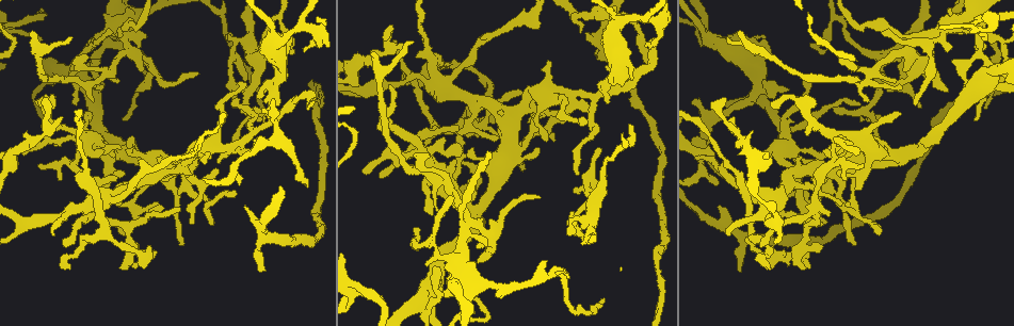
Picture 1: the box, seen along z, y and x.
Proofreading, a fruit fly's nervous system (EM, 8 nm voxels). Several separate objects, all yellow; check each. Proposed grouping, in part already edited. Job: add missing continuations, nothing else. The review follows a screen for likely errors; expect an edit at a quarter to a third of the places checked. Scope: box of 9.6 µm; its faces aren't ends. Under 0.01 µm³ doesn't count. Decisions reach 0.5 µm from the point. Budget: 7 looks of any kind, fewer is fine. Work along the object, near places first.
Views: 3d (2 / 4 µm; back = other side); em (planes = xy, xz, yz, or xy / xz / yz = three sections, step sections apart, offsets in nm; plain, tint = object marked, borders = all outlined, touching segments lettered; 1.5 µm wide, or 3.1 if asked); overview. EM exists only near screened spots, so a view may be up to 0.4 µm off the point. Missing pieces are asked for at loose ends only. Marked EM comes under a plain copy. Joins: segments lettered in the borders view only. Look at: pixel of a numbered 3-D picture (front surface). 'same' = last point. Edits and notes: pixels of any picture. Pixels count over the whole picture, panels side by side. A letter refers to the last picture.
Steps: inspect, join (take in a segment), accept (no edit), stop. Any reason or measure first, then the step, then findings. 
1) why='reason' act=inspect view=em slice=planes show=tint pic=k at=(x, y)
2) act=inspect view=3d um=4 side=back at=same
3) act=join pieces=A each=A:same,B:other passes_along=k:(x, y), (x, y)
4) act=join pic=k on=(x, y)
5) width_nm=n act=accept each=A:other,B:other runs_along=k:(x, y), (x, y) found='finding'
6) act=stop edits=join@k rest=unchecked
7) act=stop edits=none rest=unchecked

act=inspect view=em slice=xy step=4 show=borders pic=1 at=(233, 141)

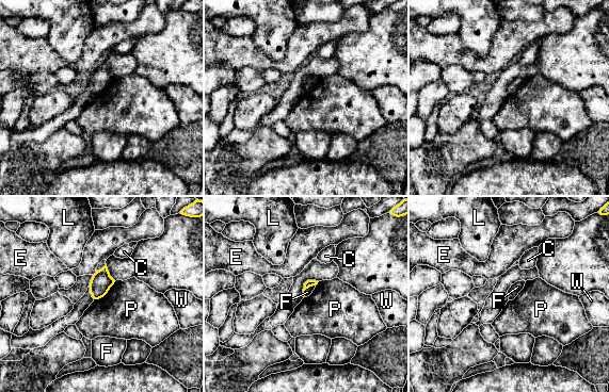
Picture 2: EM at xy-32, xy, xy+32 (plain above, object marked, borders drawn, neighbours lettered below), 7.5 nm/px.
longest_contact=P:220nm act=accept each=C:other,E:other,F:other,L:other,P:other,W:other found='no lettered segment goes on from it'

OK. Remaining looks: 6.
why='an open end' act=inspect view=3d um=4 side=back pic=1 at=(738, 271)

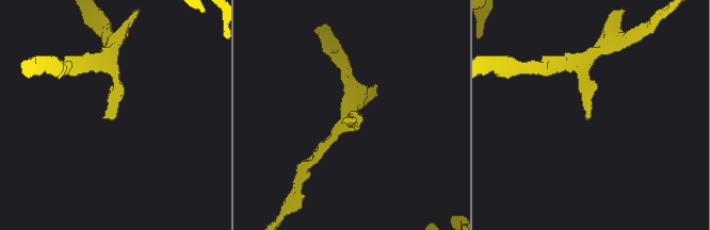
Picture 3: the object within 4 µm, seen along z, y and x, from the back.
act=inspect view=em slice=yz step=8 show=borders pic=3 at=(102, 118)

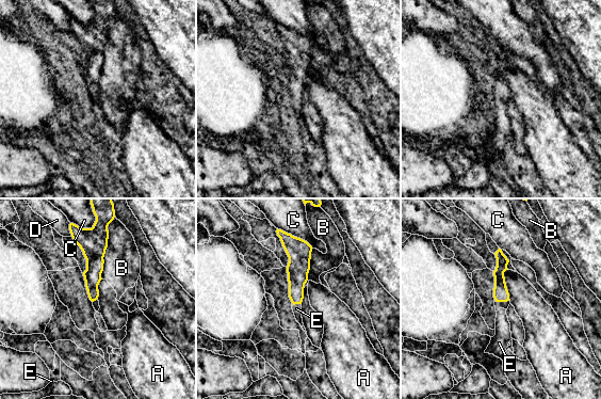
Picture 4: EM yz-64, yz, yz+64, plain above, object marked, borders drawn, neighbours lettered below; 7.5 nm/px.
why='cut it another way' act=inspect view=em slice=planes show=borders at=same

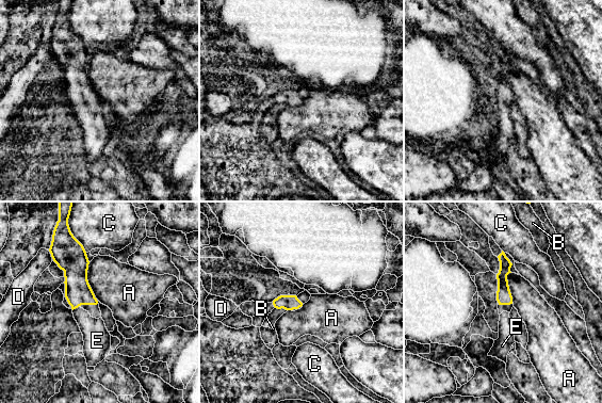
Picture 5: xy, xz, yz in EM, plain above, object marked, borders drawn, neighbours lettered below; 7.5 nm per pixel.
act=join pieces=E each=A:other,B:other,C:other,D:other,E:same passes_along=5:(78, 291), (75, 308), (95, 334) found='it goes on there'

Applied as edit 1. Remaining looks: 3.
why='an open end' act=inspect view=3d um=2 pic=1 at=(579, 31)

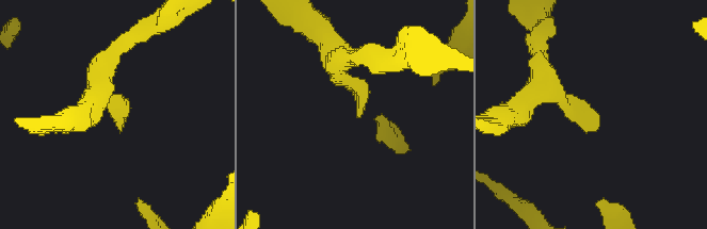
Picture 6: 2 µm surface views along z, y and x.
act=inspect view=em slice=planes show=borders pic=6 at=(119, 127)

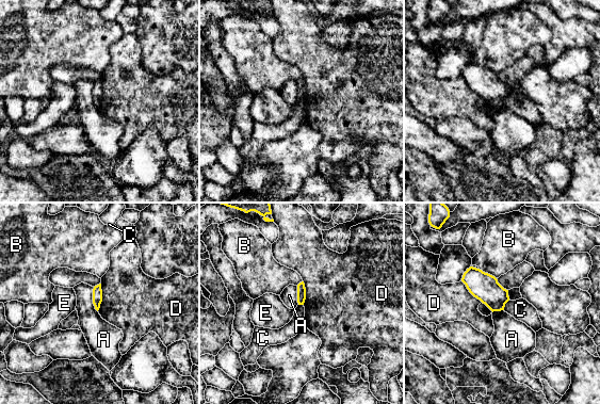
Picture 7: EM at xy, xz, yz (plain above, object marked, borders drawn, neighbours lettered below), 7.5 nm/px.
longest_contact=D:220nm act=accept each=A:other,B:other,C:other,D:other,E:other border=7:(93, 287), (93, 305), (97, 311) found='none of them fits'

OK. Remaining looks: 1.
act=stop edits=join@5 rest=unchecked

